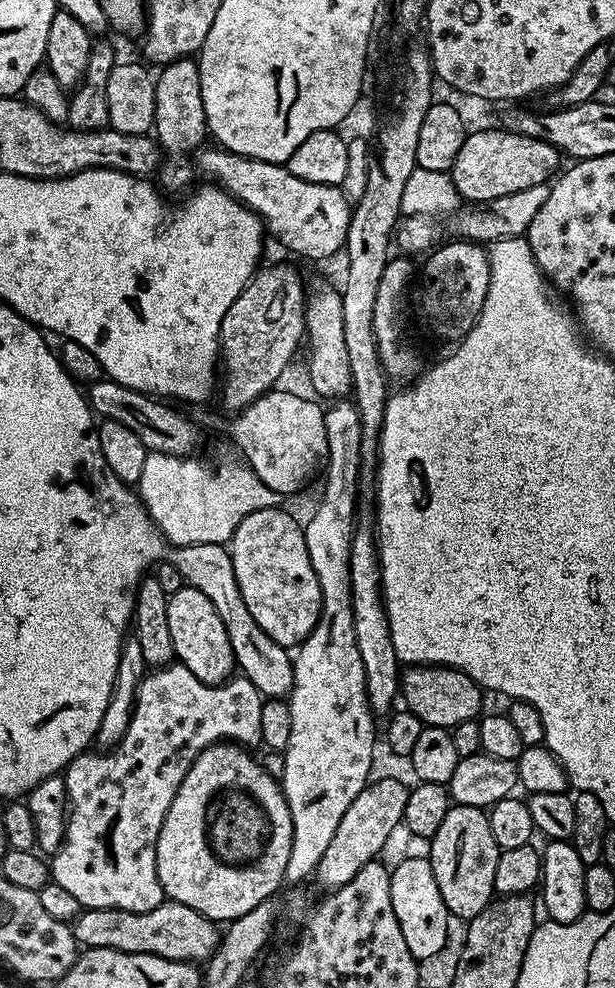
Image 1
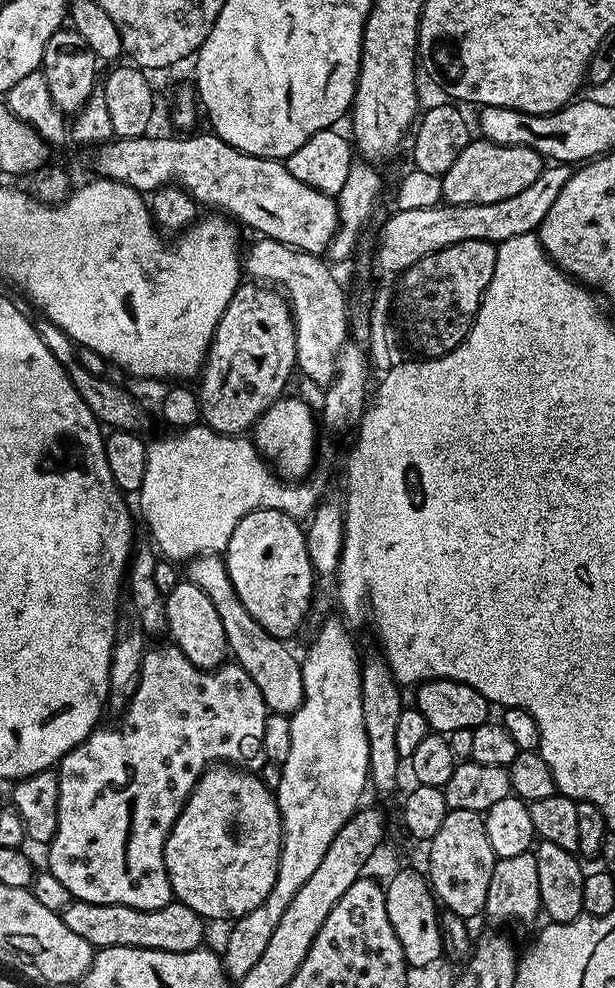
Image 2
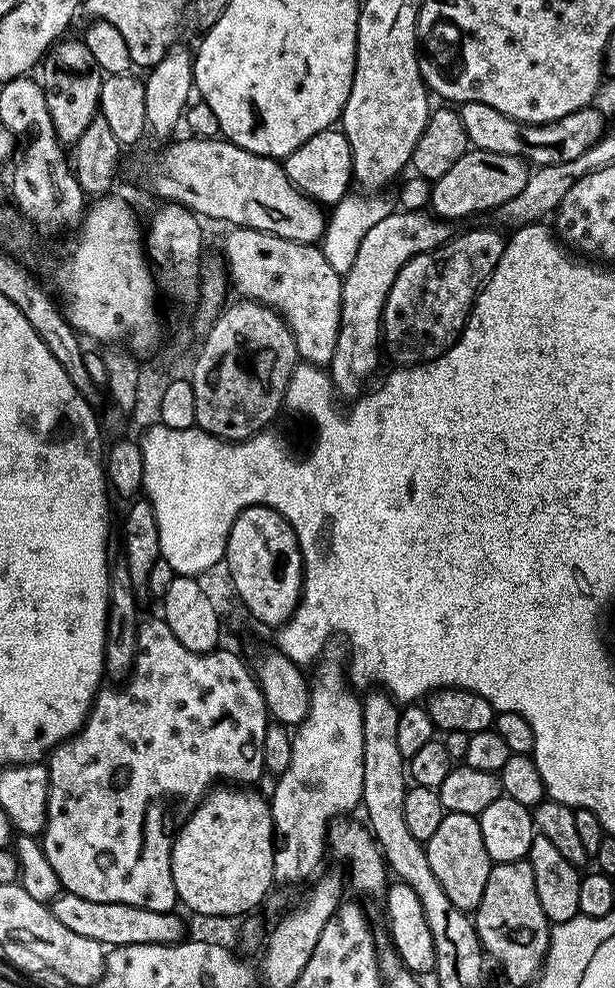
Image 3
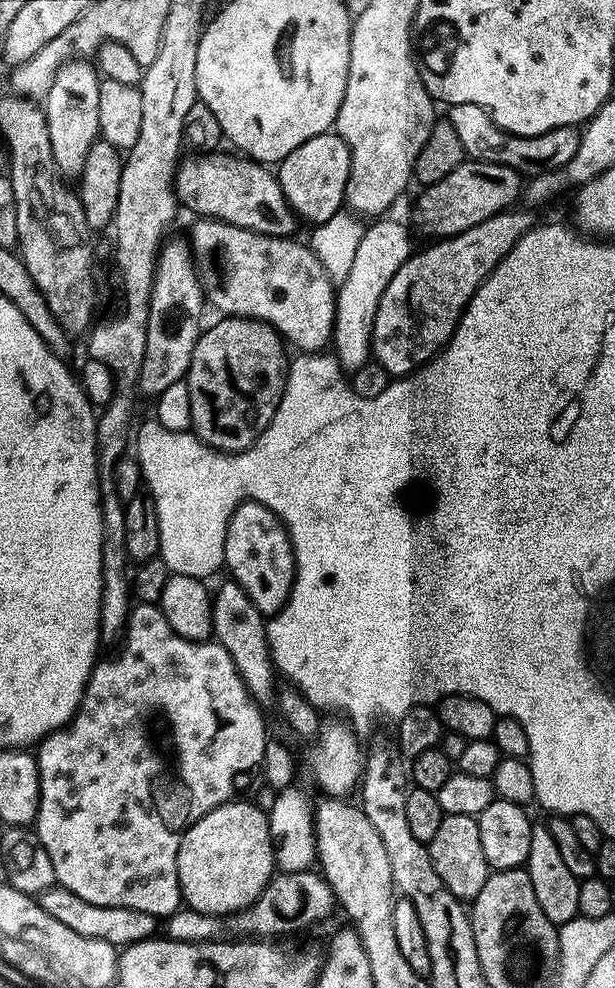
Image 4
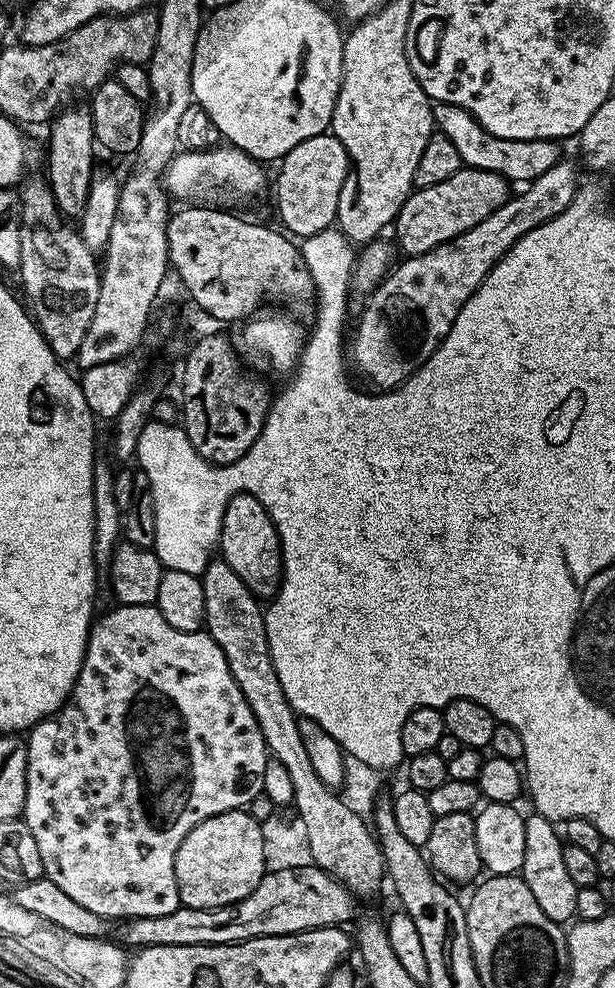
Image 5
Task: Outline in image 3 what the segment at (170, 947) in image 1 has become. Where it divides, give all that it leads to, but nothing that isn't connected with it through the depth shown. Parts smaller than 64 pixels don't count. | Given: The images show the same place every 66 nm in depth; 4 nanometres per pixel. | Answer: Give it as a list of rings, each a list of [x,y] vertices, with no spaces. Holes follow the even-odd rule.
[[[61,891],[60,895],[50,905],[54,918],[62,922],[74,934],[82,934],[82,938],[94,938],[94,942],[105,946],[118,944],[178,944],[185,939],[184,920],[176,916],[175,911],[159,912],[158,910],[142,910],[138,906],[126,906],[118,902],[90,902],[90,898],[78,898],[78,894]]]

